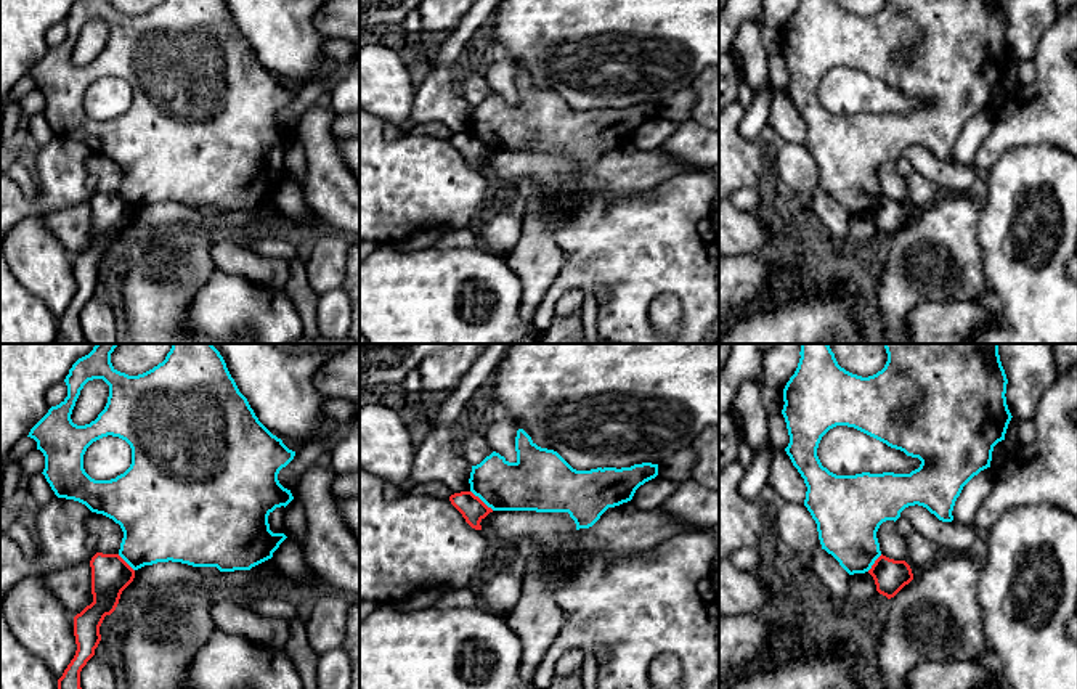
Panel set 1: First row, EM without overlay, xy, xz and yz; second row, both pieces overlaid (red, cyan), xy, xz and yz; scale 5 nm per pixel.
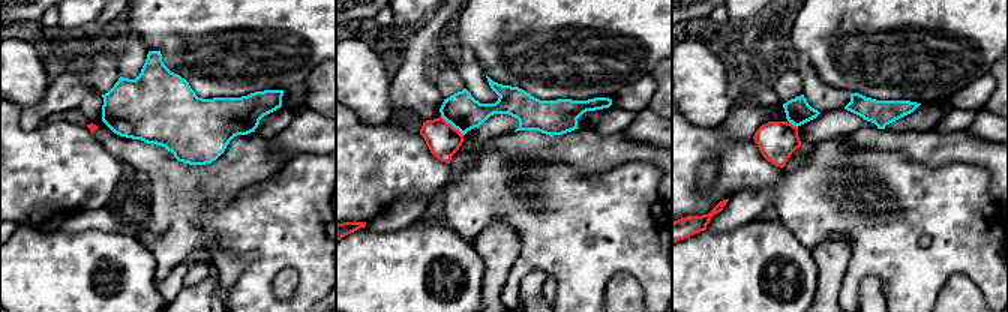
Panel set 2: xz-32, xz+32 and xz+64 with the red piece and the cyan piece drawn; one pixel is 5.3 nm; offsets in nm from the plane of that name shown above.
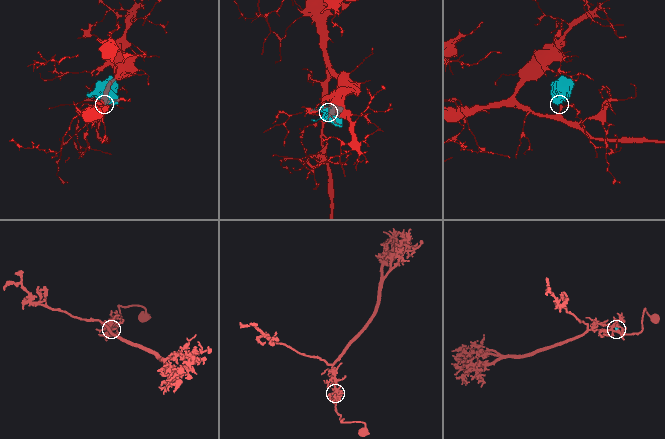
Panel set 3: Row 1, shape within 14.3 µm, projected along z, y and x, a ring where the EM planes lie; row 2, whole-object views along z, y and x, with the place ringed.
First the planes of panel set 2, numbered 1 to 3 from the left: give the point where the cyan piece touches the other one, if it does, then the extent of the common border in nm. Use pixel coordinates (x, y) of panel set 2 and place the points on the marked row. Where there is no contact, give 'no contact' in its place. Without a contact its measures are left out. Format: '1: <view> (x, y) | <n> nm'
1: no contact
2: xz+32 (450, 125) | 160 nm
3: xz+64 (792, 125) | 60 nm

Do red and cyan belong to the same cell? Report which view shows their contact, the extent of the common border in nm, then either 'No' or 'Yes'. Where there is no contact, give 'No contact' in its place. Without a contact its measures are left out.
Touches red in xz. Shared border 160 nm. No

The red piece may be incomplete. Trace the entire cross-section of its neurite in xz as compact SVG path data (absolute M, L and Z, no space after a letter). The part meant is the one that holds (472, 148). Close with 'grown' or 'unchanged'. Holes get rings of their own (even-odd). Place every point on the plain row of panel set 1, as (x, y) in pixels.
M461 132L449 137L451 145L462 154L465 162L475 169L482 170L480 162L493 153L478 137L472 132Z | unchanged

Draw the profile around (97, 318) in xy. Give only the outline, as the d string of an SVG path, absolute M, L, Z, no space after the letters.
M91 297L80 312L80 328L87 344L117 344L112 307Z

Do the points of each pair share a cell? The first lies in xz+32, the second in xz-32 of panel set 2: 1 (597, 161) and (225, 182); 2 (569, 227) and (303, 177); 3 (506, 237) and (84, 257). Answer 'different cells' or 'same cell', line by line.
1: same cell
2: same cell
3: different cells

